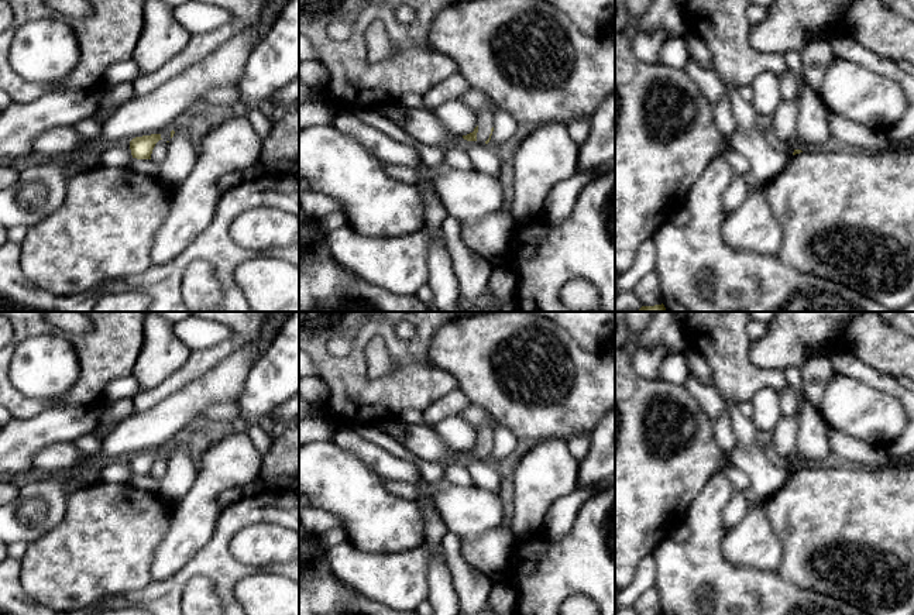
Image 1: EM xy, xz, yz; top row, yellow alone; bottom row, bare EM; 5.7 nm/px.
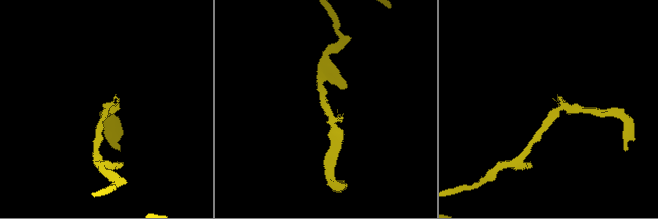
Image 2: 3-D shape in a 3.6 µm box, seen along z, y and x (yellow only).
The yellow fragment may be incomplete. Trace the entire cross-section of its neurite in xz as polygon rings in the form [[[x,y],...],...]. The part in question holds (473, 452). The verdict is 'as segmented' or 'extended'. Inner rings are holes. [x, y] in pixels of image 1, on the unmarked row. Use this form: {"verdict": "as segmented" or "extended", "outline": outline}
{"verdict": "extended", "outline": [[[492,416],[488,418],[477,430],[477,443],[473,449],[463,451],[467,457],[478,457],[488,460],[494,447],[494,432],[501,425]]]}

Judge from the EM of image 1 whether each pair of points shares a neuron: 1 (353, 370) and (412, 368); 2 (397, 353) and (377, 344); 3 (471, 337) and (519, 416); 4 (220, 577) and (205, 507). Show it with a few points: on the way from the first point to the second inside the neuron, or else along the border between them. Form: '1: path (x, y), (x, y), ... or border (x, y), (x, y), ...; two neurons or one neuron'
1: path (367, 384), (398, 382); one neuron
2: border (375, 333), (364, 347), (366, 373), (371, 378); two neurons
3: path (483, 357), (487, 364), (487, 373), (501, 397); one neuron
4: border (223, 508), (212, 538), (189, 560); two neurons

